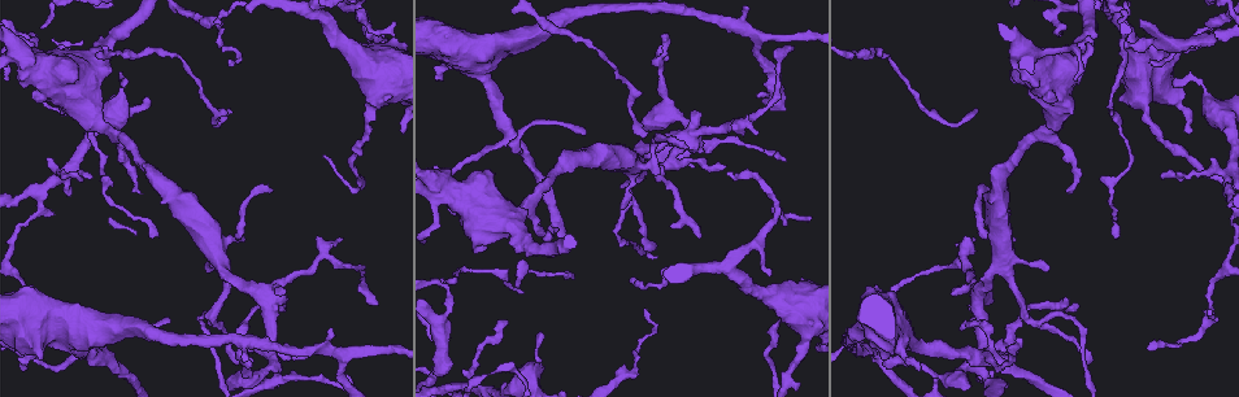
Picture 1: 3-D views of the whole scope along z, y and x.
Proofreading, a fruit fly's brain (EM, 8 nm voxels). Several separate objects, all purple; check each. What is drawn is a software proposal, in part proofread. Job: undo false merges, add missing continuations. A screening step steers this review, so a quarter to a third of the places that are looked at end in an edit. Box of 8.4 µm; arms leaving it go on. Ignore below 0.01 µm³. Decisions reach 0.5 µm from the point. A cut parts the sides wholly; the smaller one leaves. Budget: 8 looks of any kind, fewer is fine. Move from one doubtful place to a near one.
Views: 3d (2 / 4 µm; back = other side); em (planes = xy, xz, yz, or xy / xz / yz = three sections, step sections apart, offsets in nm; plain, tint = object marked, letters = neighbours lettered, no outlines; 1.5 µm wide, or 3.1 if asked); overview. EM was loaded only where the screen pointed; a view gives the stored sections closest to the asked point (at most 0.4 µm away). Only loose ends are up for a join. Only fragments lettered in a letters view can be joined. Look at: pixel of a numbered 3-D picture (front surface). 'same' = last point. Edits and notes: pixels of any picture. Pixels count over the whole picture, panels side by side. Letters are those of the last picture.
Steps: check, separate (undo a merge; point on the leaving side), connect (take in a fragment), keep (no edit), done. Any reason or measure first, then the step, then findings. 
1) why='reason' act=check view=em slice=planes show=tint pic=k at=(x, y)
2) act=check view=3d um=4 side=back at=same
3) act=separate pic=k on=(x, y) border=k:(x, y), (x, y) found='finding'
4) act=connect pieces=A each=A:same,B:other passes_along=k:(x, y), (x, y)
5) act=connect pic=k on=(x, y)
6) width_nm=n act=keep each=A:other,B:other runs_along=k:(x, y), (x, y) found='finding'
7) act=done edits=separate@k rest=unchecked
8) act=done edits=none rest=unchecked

why='free end' act=check view=3d um=2 pic=1 at=(988, 190)

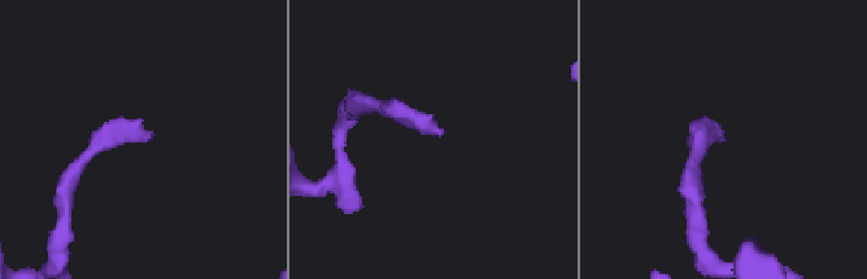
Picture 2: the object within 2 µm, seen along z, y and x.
act=check view=em slice=planes show=letters pic=2 at=(721, 134)

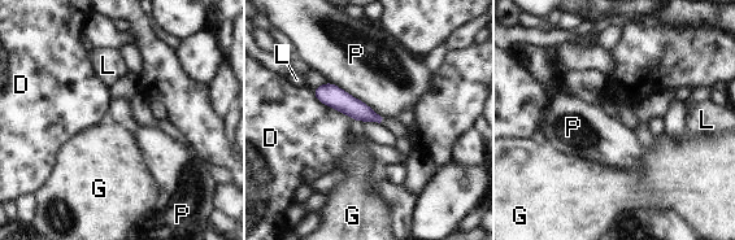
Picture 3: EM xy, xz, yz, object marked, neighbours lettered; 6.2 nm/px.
width_nm=120 act=keep each=D:other,G:other,L:other,P:other runs_along=3:(317, 91), (329, 94), (377, 118) found='no lettered fragment goes on from it'

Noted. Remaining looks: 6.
why='an open end' act=check view=em slice=yz step=8 show=letters pic=1 at=(972, 319)

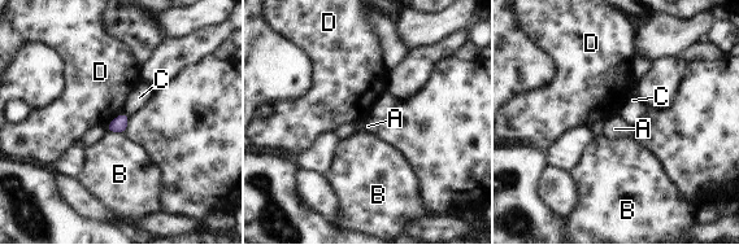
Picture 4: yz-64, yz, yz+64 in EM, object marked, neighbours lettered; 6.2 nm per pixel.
act=keep each=A:other,B:other,C:other,D:other border=4:(122, 112), (105, 127) found='none of them fits'

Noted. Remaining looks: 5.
why='free end' act=check view=em slice=planes show=letters pic=1 at=(1151, 61)

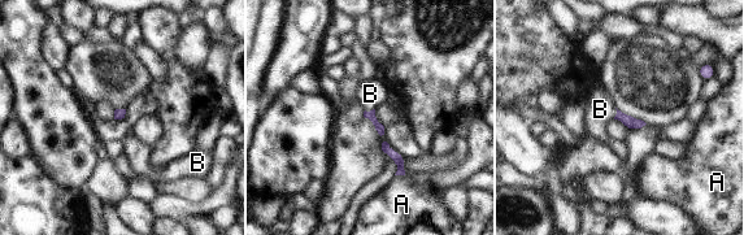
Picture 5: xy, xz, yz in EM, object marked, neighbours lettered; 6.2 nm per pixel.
act=connect pieces=B each=A:other,B:same passes_along=5:(370, 116), (370, 111), (370, 94) found='it goes on there'

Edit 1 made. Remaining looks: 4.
act=done edits=connect@5 rest=unchecked

